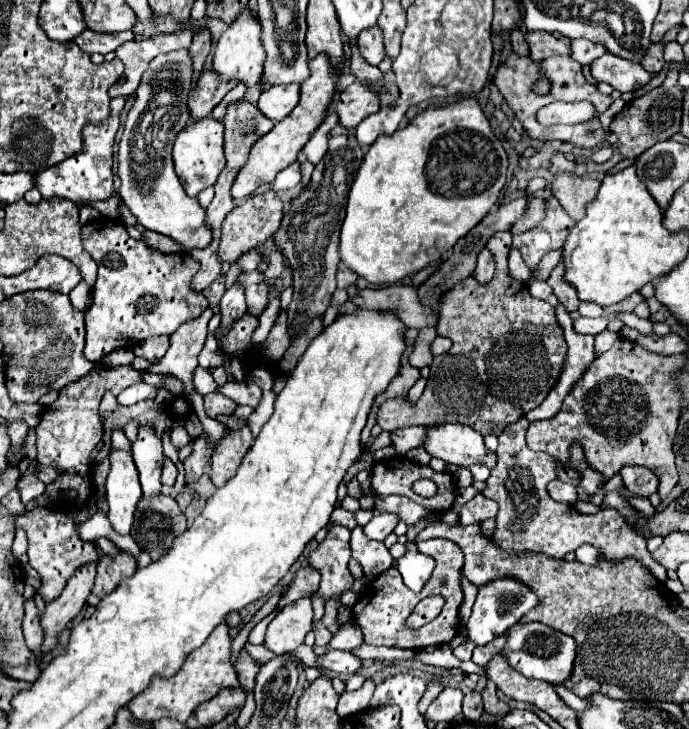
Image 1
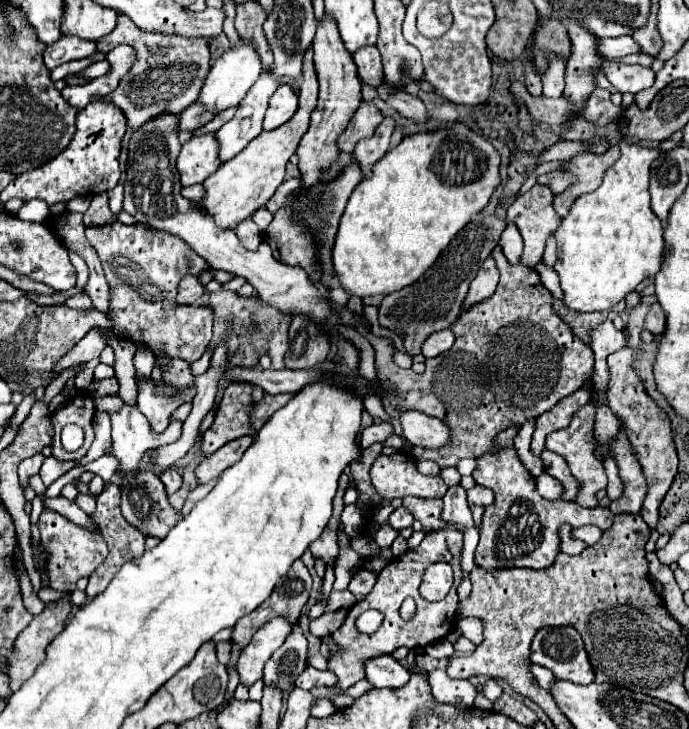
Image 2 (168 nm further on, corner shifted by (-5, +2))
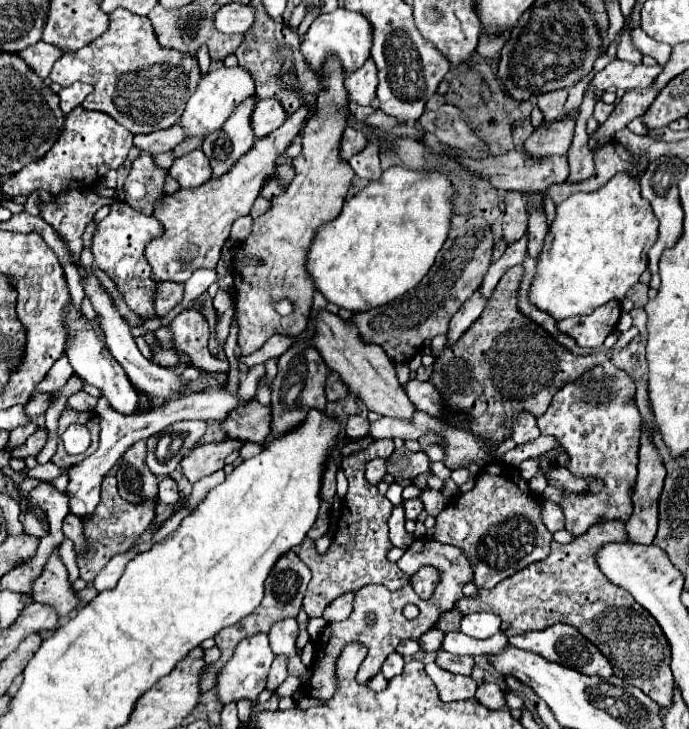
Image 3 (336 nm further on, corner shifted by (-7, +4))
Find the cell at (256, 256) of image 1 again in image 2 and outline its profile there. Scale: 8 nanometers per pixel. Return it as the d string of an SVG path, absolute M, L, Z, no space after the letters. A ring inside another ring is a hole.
M245 220L245 222L241 222L241 224L235 228L235 234L237 234L239 242L241 242L247 250L255 250L255 248L263 242L261 230L257 228L257 224L255 224L253 220Z

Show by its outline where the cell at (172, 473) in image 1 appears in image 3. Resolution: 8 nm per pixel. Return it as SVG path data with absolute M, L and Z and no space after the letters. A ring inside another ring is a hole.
M163 478L159 482L159 502L165 504L175 504L179 500L179 490L177 490L177 482L173 478Z

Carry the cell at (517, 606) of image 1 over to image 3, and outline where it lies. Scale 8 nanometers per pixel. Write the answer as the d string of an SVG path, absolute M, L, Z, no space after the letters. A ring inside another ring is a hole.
M477 612L477 614L463 616L461 620L461 632L479 640L493 636L497 630L499 630L499 618L495 614Z

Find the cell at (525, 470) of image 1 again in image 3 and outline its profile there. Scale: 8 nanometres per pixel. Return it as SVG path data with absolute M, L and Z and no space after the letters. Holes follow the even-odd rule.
M483 470L481 476L475 478L475 488L467 494L457 496L437 516L437 524L435 528L427 530L427 536L443 544L459 546L465 552L465 556L473 566L477 588L493 588L501 580L523 570L525 566L545 560L551 552L551 542L553 542L553 534L547 530L547 526L541 520L541 500L529 490L527 480L511 480L505 474L505 470L499 470L499 474L489 474L487 470Z

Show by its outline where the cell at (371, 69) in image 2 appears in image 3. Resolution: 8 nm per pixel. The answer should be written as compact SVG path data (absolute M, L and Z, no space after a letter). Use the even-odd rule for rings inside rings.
M369 58L359 70L351 72L351 76L345 78L345 88L349 92L349 100L355 104L373 104L375 100L375 84L377 84L377 72L375 62Z

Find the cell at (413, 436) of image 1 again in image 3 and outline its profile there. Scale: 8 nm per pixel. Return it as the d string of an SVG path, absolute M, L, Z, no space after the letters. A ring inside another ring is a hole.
M351 416L345 424L345 432L349 438L363 438L367 436L367 428L369 428L369 420L361 418L361 416Z

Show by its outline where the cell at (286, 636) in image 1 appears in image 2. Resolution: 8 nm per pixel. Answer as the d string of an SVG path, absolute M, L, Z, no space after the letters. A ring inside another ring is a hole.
M273 618L271 622L267 622L265 626L261 626L255 632L253 640L241 650L239 660L235 664L241 684L251 686L253 682L257 682L261 678L265 662L277 650L277 646L281 646L281 642L285 642L291 628L293 628L293 624L285 622L285 618Z

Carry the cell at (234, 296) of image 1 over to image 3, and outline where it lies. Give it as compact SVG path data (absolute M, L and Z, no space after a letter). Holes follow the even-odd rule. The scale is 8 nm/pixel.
M191 420L191 422L177 422L167 426L163 432L151 436L147 440L147 466L155 476L169 476L197 446L201 436L207 430L207 422Z

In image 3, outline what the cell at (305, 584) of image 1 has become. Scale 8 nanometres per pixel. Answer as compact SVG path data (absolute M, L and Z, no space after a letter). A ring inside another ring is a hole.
M287 552L283 558L279 558L279 562L273 566L267 582L265 582L265 598L263 602L255 608L255 612L243 620L239 620L239 624L231 626L231 628L223 628L217 636L215 636L215 642L221 650L221 658L213 664L207 664L205 666L205 672L201 676L201 688L203 692L215 688L217 680L217 672L223 666L231 660L231 652L233 648L239 644L239 640L247 638L247 636L253 636L257 632L269 632L271 630L271 624L279 622L279 620L285 620L285 618L295 618L299 608L301 608L301 602L303 602L303 596L305 596L305 590L307 590L307 584L311 580L311 572L309 568L301 562L301 558L295 554L295 552Z

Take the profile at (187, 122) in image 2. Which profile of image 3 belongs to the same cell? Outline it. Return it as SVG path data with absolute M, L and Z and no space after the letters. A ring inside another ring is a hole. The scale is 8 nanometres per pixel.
M179 122L173 124L167 130L157 130L157 132L149 132L149 134L139 134L135 136L133 144L141 150L141 152L149 152L149 154L161 154L165 150L173 150L179 142L183 142L183 128L179 128Z

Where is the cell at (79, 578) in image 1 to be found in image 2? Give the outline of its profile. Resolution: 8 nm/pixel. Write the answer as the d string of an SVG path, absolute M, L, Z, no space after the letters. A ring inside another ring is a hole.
M69 596L55 602L53 606L47 606L39 616L35 616L31 620L31 624L17 636L15 646L11 650L11 654L7 656L7 666L5 666L5 674L9 676L9 688L11 692L15 692L27 678L33 676L35 668L41 664L41 658L45 656L45 646L49 646L49 642L65 628L65 620L71 614L73 606L69 604Z

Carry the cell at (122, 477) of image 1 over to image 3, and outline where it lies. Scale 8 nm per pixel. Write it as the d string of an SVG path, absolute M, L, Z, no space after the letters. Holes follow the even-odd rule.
M71 306L69 314L67 314L67 328L69 328L69 338L73 340L71 346L67 348L67 356L69 356L69 362L75 370L75 374L79 374L87 384L97 386L103 392L103 396L109 400L113 410L123 412L125 416L137 414L139 394L135 392L133 384L127 380L127 376L125 376L123 368L117 364L117 360L113 360L113 356L107 352L107 348L97 338L95 330L93 330L93 322L87 322L85 316L81 316L75 310L75 306Z

